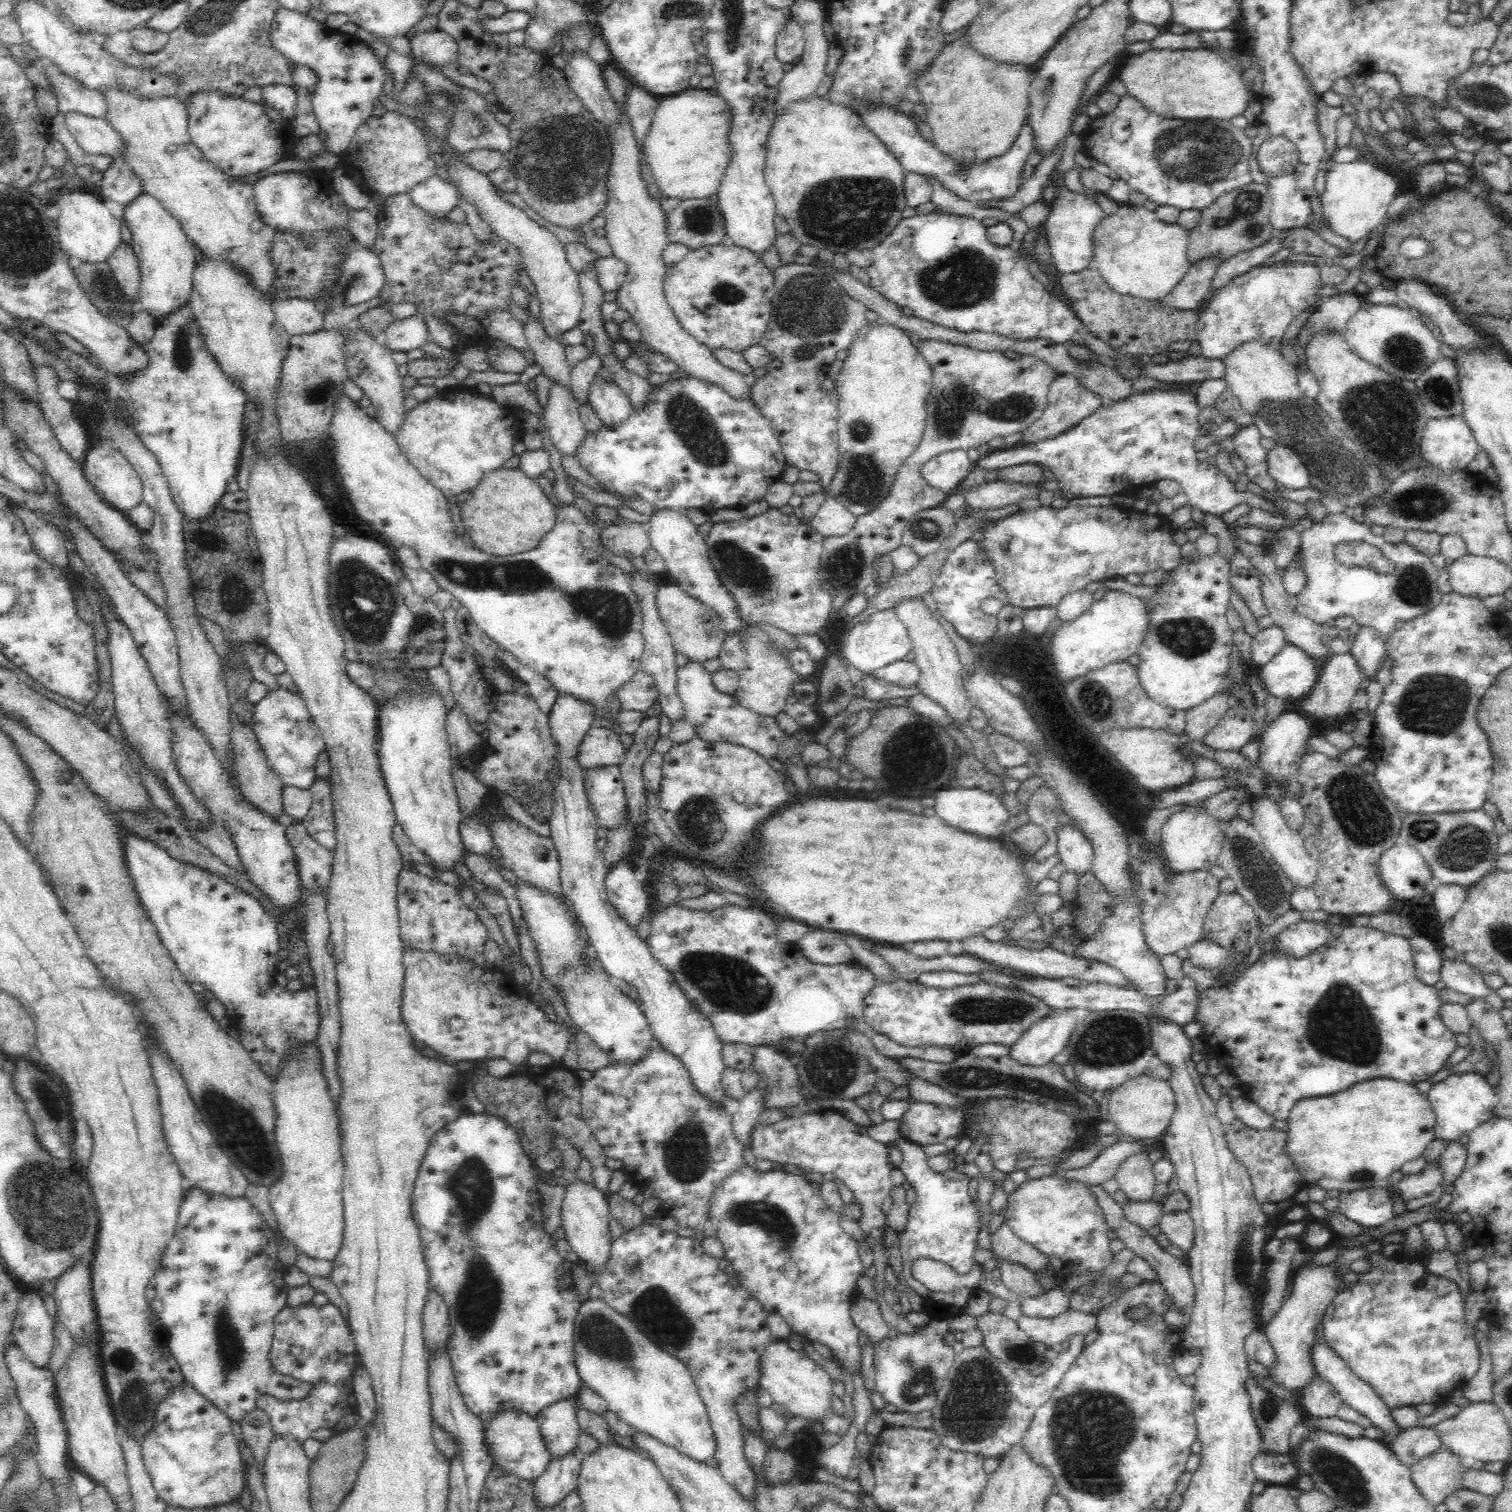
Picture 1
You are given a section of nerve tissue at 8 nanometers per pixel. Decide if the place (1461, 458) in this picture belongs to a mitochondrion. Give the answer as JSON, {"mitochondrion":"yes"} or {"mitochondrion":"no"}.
{"mitochondrion":"no"}

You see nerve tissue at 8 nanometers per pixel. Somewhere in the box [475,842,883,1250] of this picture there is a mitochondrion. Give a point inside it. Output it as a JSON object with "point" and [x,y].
{"point":[728,984]}

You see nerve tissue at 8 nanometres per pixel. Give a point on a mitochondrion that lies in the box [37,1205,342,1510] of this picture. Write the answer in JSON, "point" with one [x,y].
{"point":[135,1406]}

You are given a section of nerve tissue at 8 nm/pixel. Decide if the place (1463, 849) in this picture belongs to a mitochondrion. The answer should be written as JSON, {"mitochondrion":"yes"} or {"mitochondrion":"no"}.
{"mitochondrion":"yes"}

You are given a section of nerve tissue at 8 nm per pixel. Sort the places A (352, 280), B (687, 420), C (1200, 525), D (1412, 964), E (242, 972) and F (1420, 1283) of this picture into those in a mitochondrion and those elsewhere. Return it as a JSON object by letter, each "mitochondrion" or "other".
{"A":"mitochondrion","B":"mitochondrion","C":"other","D":"other","E":"other","F":"other"}

